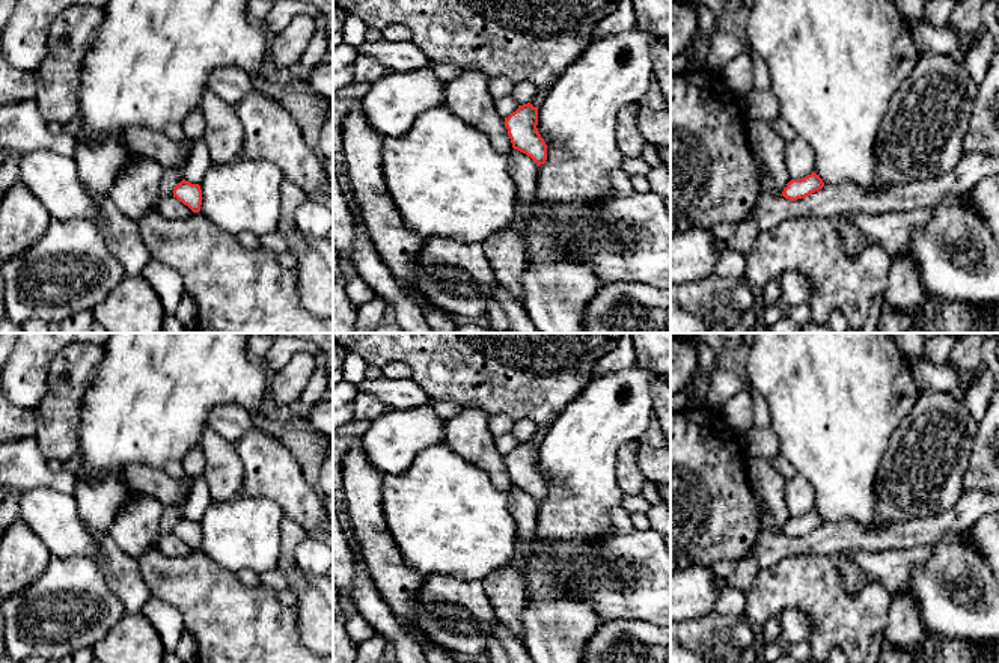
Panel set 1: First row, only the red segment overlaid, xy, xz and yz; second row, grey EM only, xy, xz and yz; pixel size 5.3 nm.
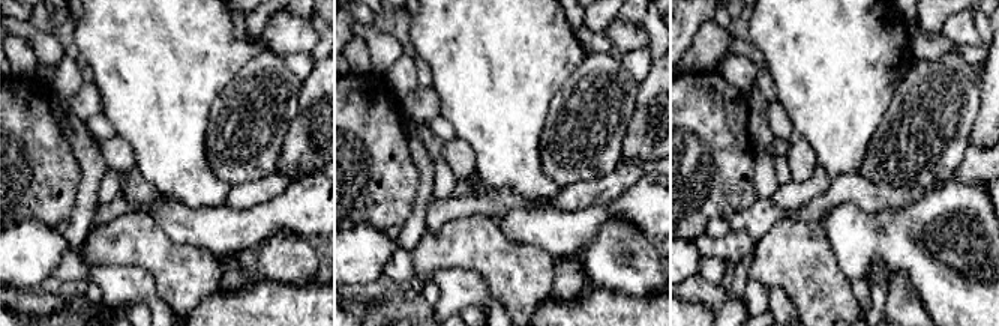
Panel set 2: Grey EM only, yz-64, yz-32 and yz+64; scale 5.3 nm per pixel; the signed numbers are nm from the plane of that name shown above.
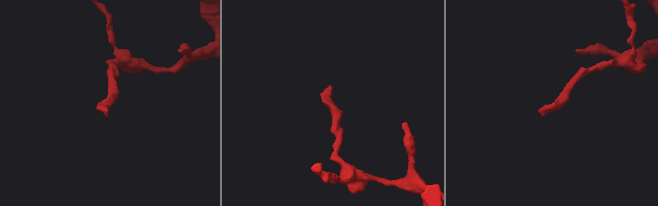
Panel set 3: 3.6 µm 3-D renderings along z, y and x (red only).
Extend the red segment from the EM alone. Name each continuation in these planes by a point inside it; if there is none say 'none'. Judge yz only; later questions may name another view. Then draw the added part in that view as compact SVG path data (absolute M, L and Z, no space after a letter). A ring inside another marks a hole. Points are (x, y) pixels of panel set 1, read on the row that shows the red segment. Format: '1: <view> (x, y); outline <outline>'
none

